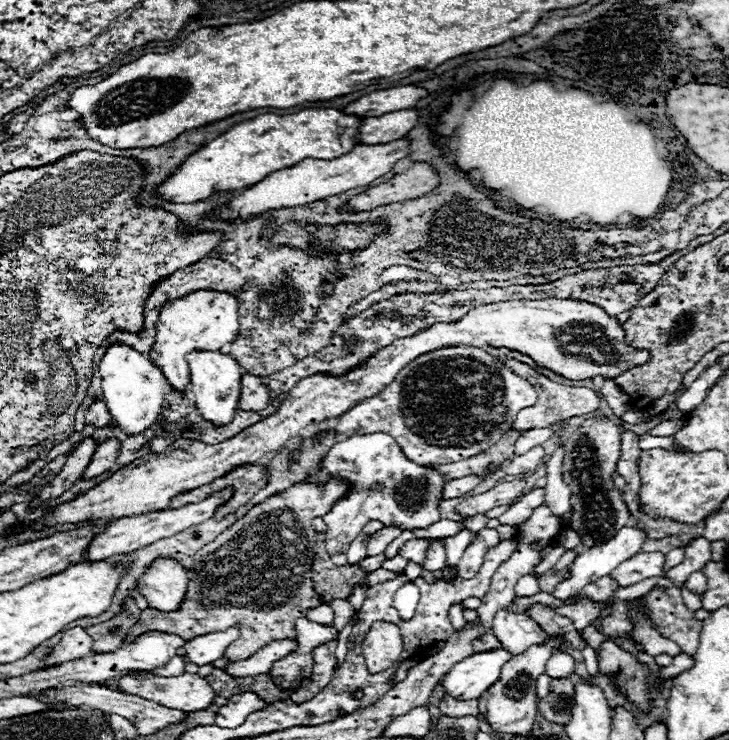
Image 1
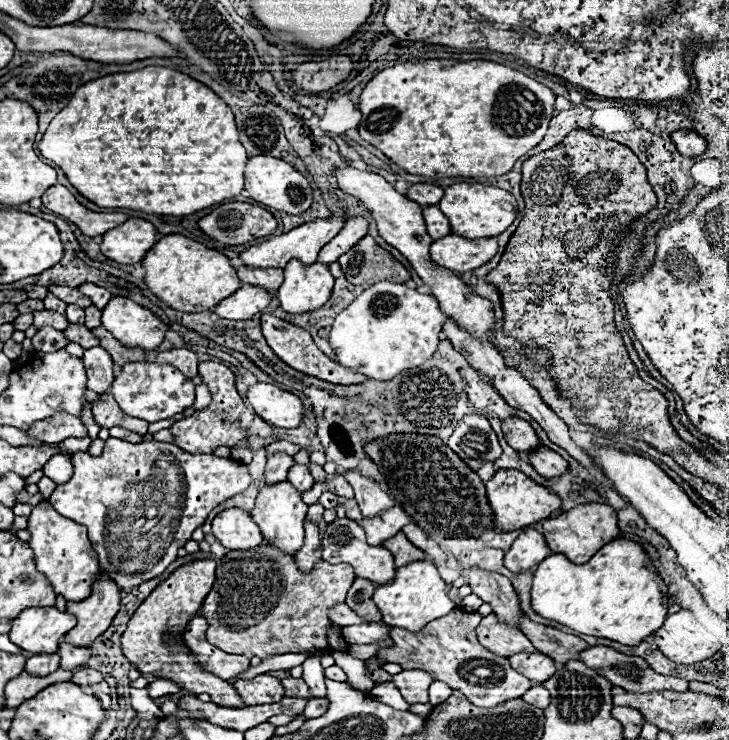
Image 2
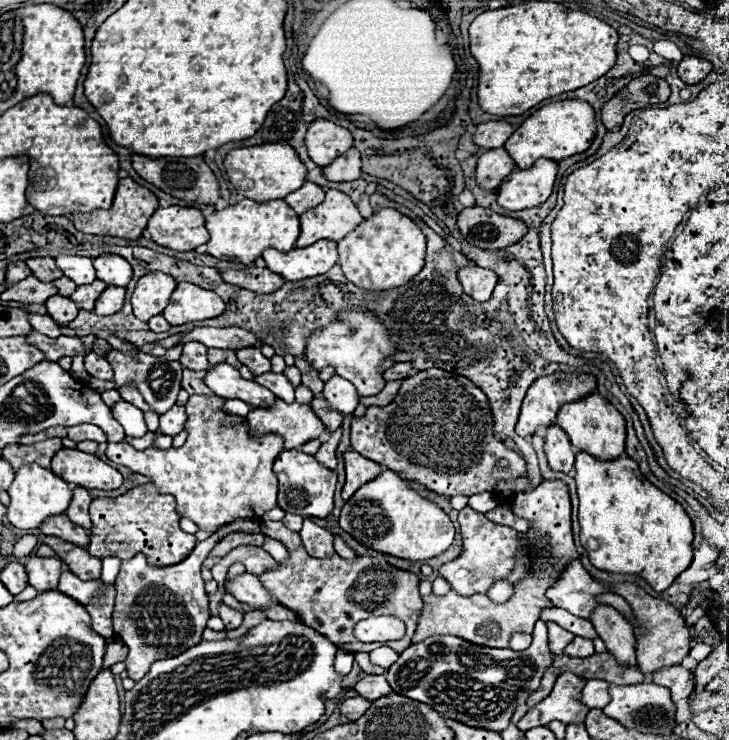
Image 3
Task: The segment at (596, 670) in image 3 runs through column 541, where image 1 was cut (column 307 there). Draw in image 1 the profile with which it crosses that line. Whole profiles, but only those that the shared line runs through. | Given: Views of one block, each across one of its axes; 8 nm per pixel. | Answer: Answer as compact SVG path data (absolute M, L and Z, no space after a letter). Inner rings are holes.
M330 640L328 644L320 644L318 648L314 648L314 674L312 680L308 684L304 684L304 688L298 688L296 692L292 692L292 696L288 696L290 700L296 700L296 704L302 704L304 700L310 700L312 696L316 696L332 678L334 666L336 666L336 650L338 640Z

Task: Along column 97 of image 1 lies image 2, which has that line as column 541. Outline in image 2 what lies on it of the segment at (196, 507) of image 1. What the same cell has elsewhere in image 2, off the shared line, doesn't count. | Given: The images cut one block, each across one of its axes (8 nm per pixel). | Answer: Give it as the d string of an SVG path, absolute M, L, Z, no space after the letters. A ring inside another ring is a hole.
M526 528L512 544L512 548L504 554L504 566L516 574L534 570L540 560L548 556L548 544L540 532Z

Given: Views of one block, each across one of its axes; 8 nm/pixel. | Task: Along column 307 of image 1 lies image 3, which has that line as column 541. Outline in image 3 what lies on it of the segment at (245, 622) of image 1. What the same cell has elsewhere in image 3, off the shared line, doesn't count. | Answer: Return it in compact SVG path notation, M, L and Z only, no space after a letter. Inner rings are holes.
M544 480L532 492L516 494L512 512L530 522L530 530L520 534L520 548L530 558L530 570L524 578L514 582L514 594L506 602L492 602L486 594L474 594L470 598L448 592L444 596L424 596L422 616L418 628L412 636L412 644L418 644L430 636L458 636L472 644L488 648L508 648L514 632L532 634L536 620L544 608L552 608L552 602L546 598L546 590L562 576L564 568L576 560L580 554L574 546L572 536L572 518L570 518L570 496L568 486L562 480Z

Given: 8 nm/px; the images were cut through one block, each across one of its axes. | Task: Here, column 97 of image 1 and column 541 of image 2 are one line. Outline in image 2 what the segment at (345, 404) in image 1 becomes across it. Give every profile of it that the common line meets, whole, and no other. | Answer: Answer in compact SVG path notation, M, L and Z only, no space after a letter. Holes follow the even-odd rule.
M498 470L488 482L486 482L486 496L490 502L490 508L494 512L494 526L502 532L520 530L526 526L532 526L540 520L550 518L560 508L560 498L552 494L548 488L536 484L526 474L518 470Z

